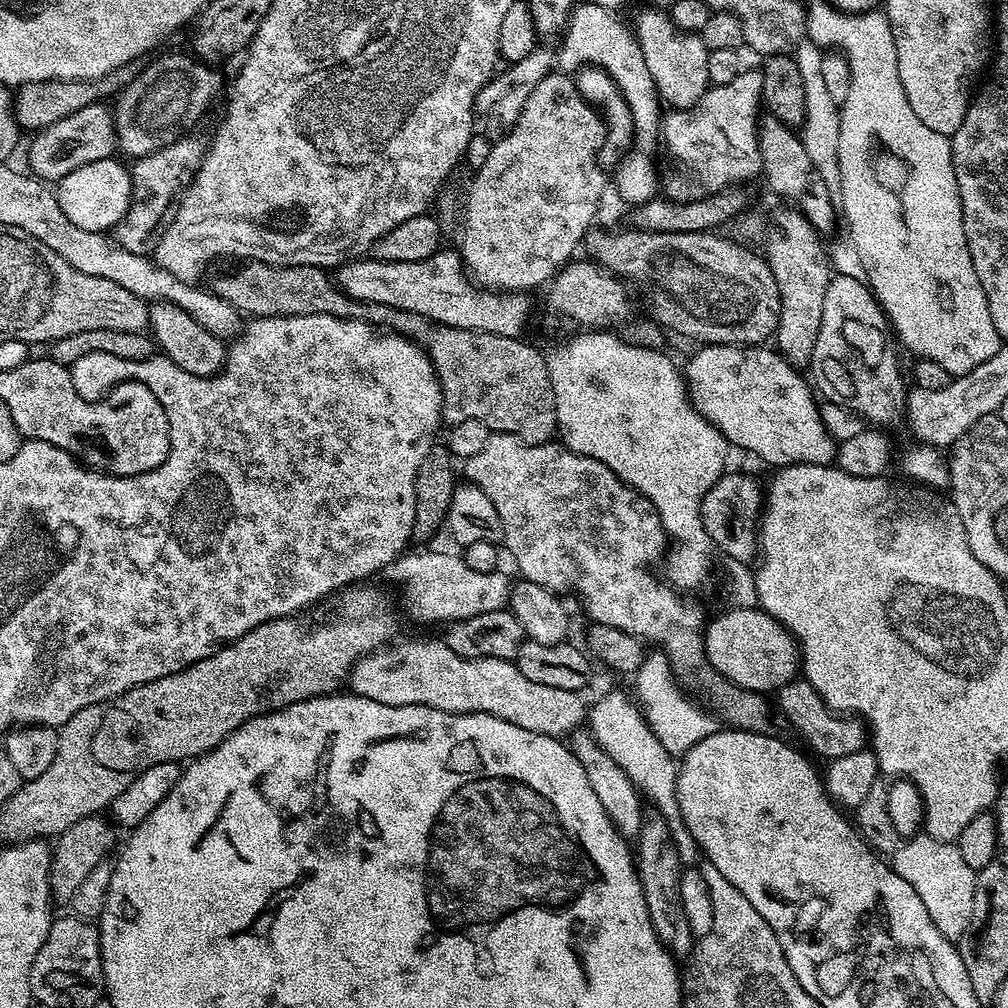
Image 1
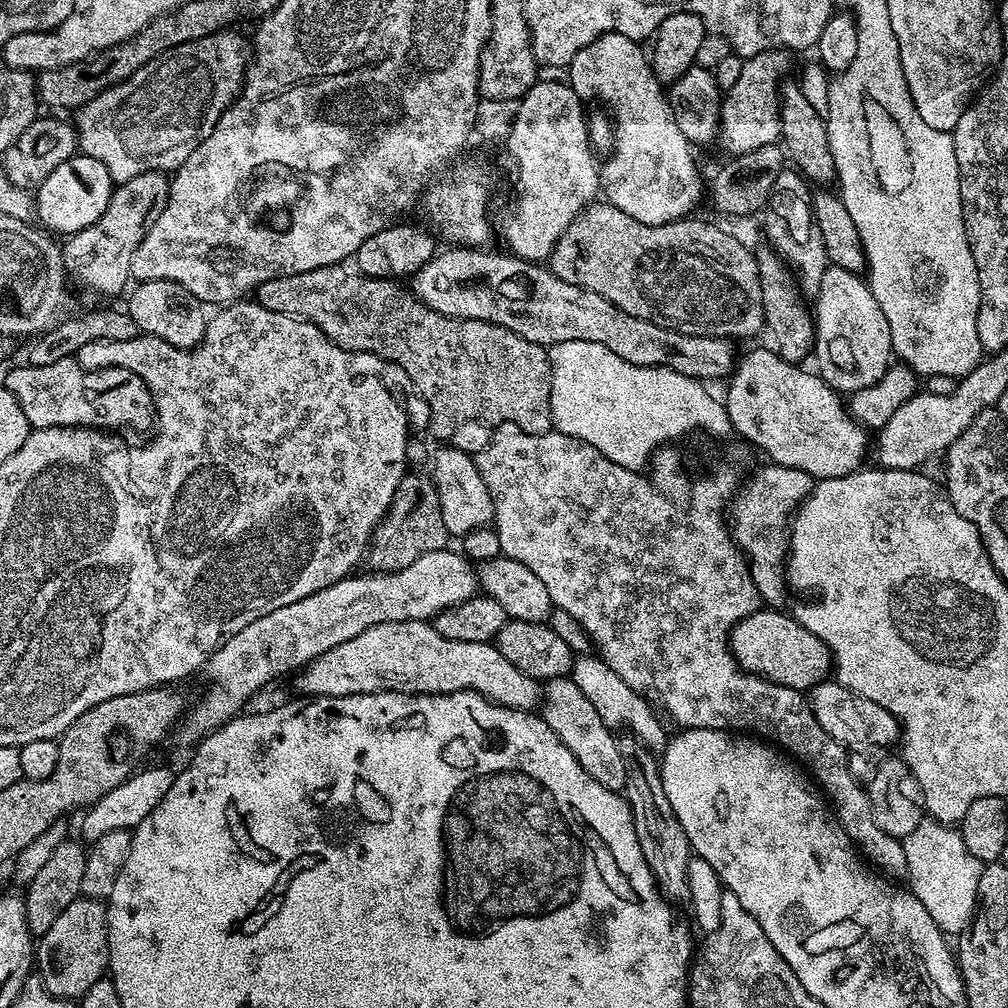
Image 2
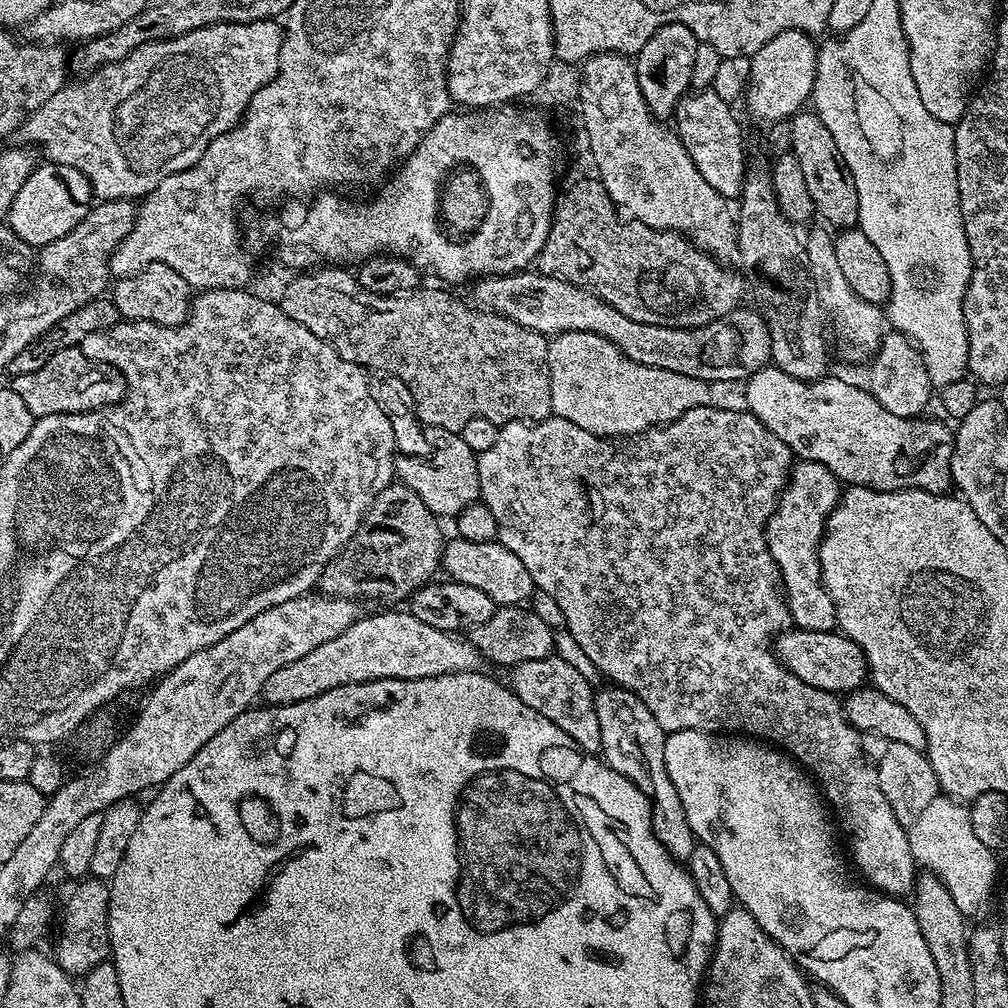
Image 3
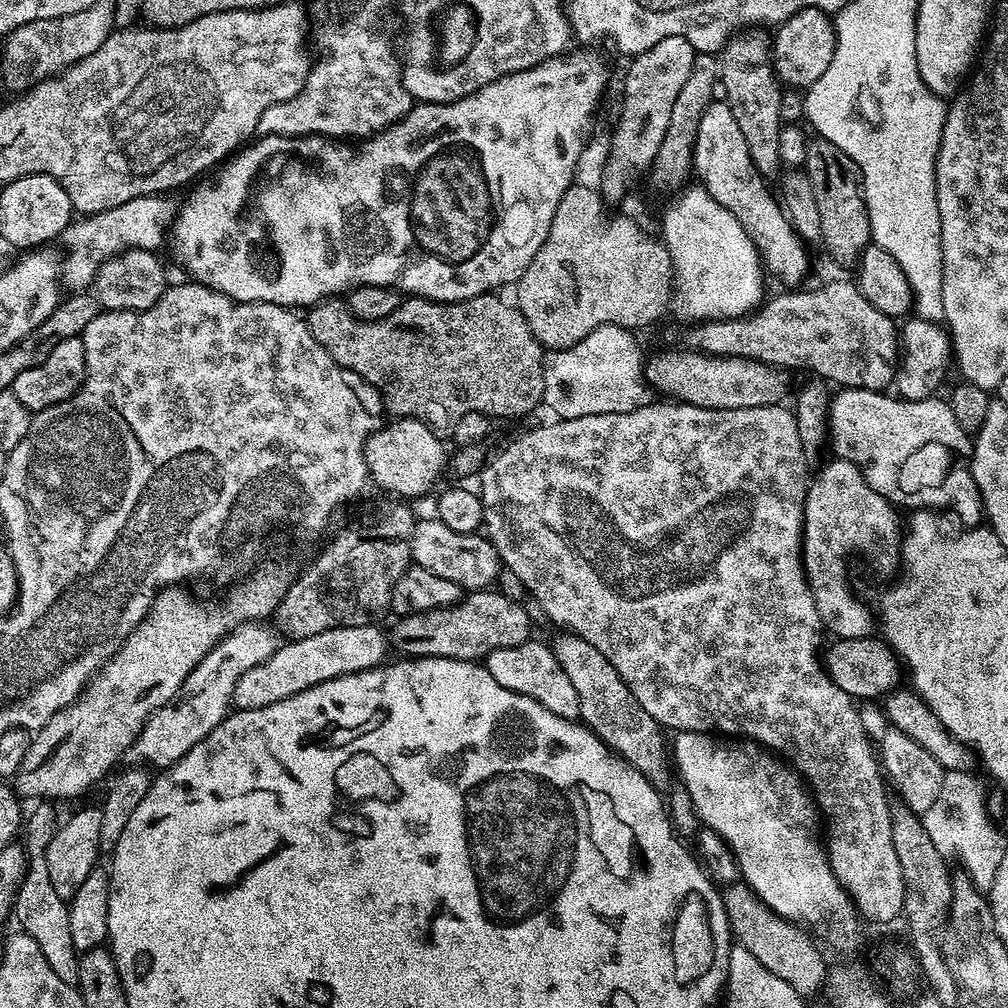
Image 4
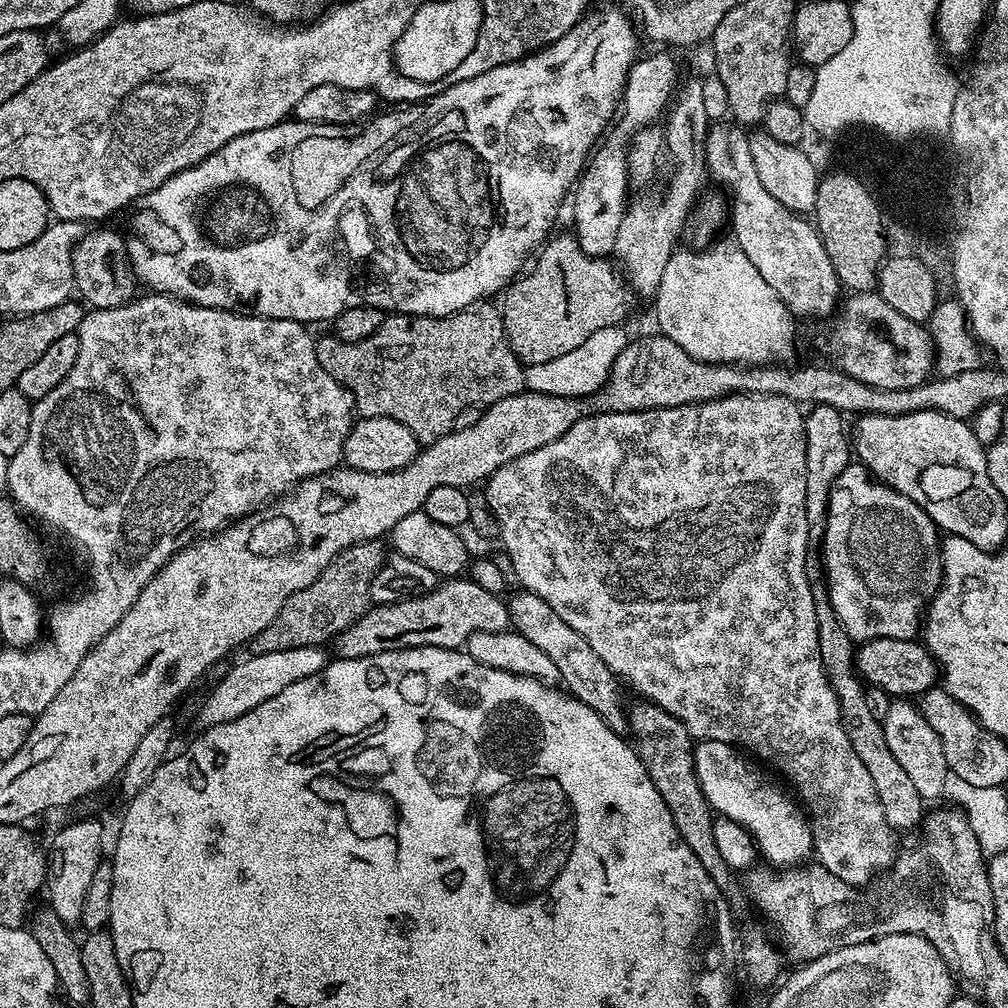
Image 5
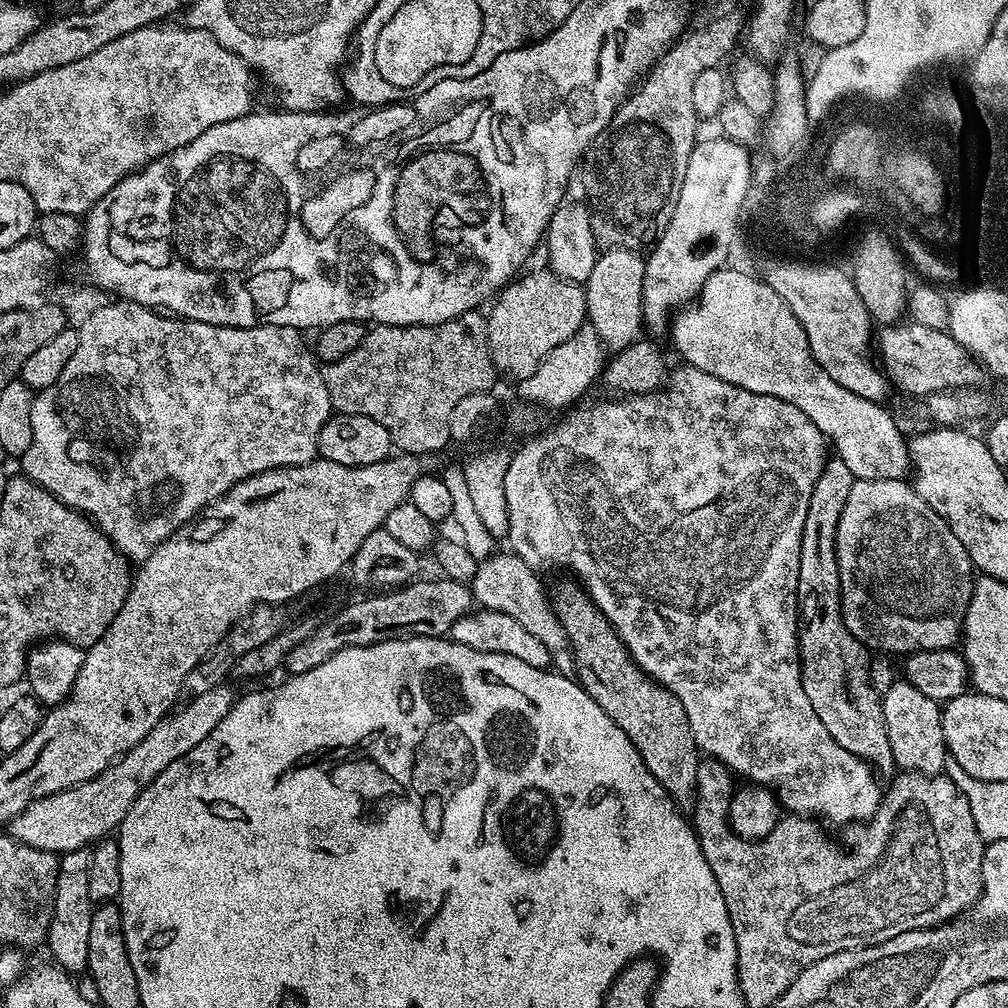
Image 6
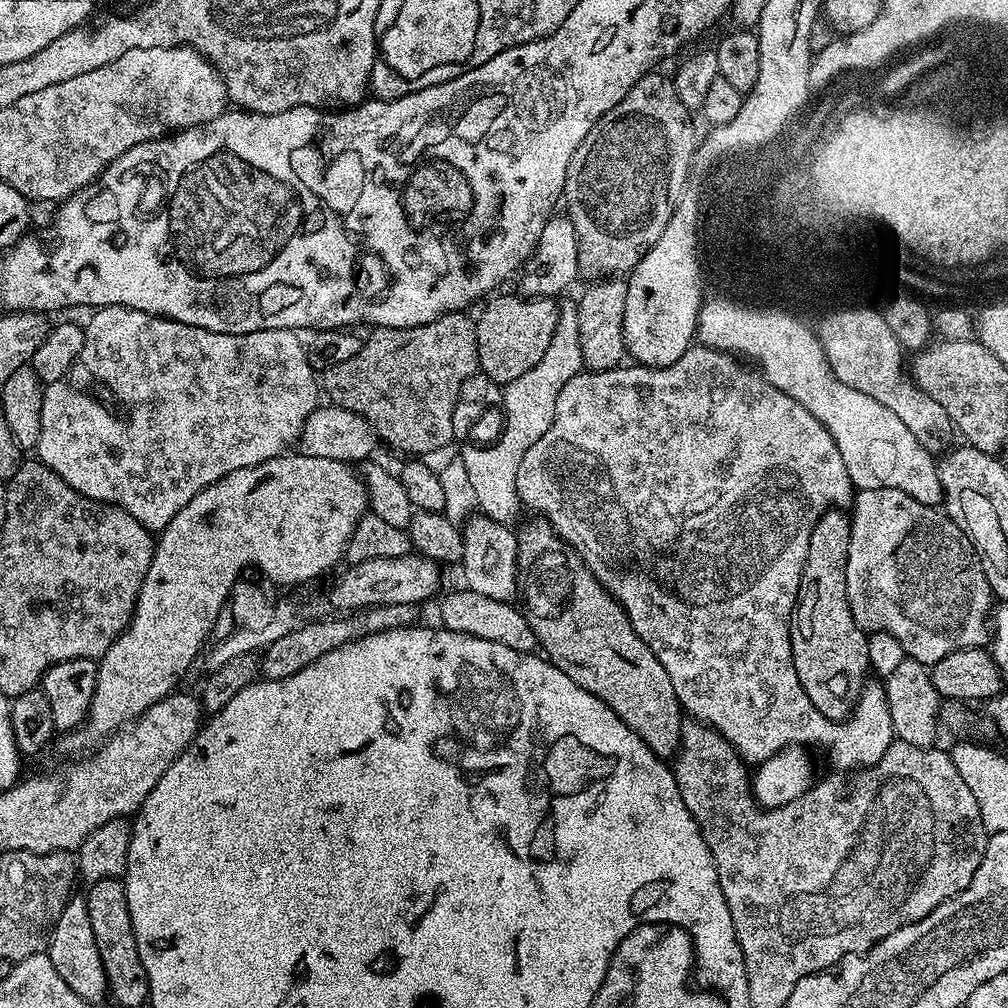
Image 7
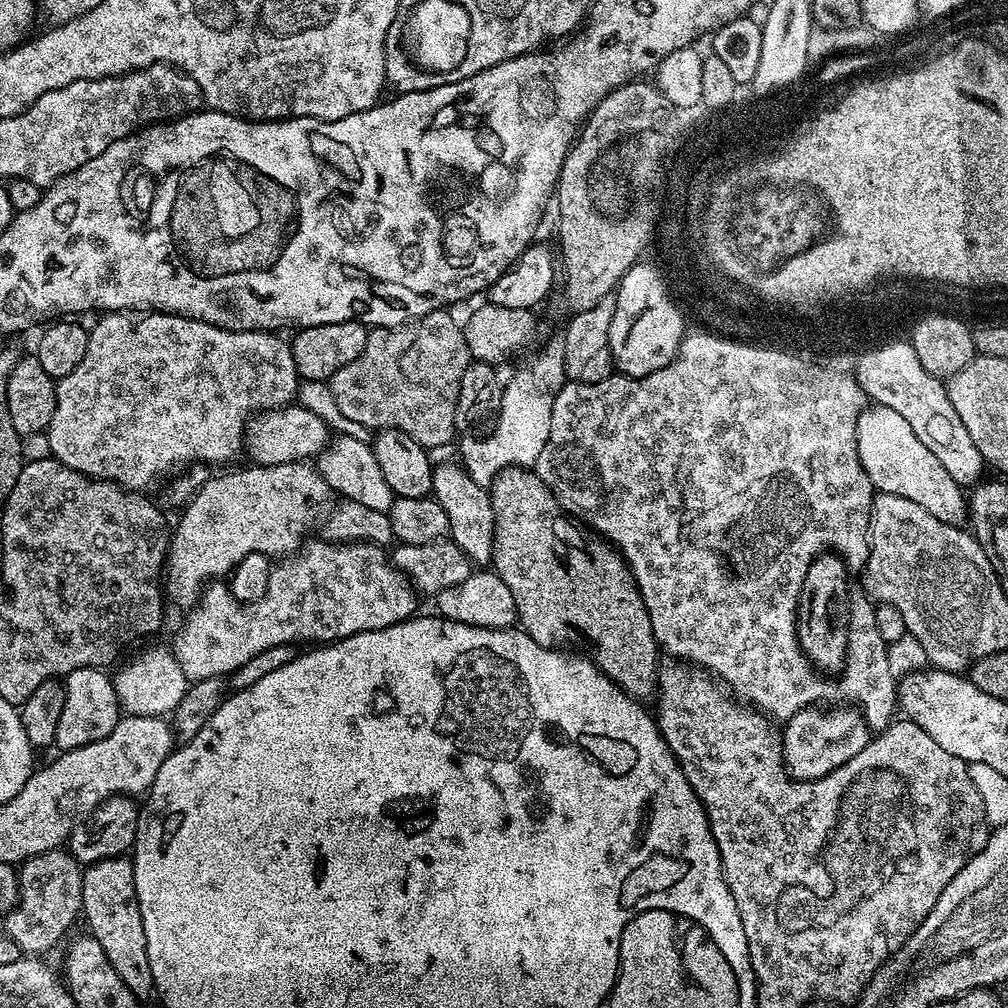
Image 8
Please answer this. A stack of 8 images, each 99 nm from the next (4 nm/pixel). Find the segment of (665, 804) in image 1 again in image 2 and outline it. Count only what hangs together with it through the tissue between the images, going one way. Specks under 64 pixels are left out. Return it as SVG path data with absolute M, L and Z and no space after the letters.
M577 655L572 661L570 679L578 686L578 690L582 690L582 694L586 694L586 698L590 698L594 710L598 710L599 717L602 722L606 722L608 728L619 730L625 724L645 748L656 754L663 753L670 736L669 733L664 733L664 728L656 717L657 709L639 692L626 686L626 682L622 682L622 678L618 678L618 674L614 674L614 670L610 670L610 666L606 666L599 655Z

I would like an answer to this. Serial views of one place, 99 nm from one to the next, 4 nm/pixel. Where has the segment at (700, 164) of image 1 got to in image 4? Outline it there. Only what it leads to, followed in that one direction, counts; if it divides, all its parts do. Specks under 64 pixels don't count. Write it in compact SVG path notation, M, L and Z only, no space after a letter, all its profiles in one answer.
M807 8L794 14L775 29L776 40L771 41L772 67L781 85L792 90L806 90L830 66L830 58L834 58L836 49L836 25L829 13L817 8Z

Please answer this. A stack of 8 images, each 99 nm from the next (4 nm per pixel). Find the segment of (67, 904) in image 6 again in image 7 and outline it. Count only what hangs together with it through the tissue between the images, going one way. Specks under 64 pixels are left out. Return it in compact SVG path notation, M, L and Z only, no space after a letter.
M73 895L68 905L62 910L57 925L54 926L52 941L46 955L54 962L54 970L90 1006L100 1004L109 995L106 982L106 970L102 970L102 954L98 954L98 942L94 942L94 930L90 930L90 910L83 895Z

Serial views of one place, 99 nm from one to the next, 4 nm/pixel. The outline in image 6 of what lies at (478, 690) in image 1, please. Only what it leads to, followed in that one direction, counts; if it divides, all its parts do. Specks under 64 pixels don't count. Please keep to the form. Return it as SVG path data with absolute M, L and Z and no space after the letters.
M227 683L214 686L214 690L206 694L191 697L185 708L163 716L158 726L154 726L154 730L150 730L138 746L92 780L30 802L30 806L26 806L26 810L22 810L22 814L15 816L7 825L7 835L28 847L63 854L88 848L115 833L141 792L149 788L172 762L190 754L190 750L194 750L194 746L205 740L210 730L226 718L234 703L234 695L228 687Z

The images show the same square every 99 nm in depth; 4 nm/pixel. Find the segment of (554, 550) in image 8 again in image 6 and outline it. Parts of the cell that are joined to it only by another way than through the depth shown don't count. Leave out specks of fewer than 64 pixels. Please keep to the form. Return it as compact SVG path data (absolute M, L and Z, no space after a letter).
M579 583L560 584L556 593L550 596L550 607L556 615L556 620L563 626L564 633L568 636L568 647L572 649L574 661L574 676L580 685L606 710L606 714L634 742L642 762L646 762L646 770L658 778L658 782L668 791L669 796L677 805L691 805L696 795L696 767L699 764L698 749L694 742L694 734L690 730L690 718L686 718L686 710L682 710L682 702L670 694L670 690L642 671L628 653L628 648L622 638L613 630L612 623L596 608L596 603L588 597L587 592Z

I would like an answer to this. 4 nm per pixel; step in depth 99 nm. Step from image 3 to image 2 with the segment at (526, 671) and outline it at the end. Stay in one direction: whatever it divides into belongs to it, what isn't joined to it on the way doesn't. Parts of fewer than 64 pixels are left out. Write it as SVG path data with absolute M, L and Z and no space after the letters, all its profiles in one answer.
M568 676L547 681L542 688L542 715L545 722L562 738L566 750L578 758L578 766L594 778L594 782L602 782L606 790L623 793L628 783L628 761L625 757L621 741L616 741L613 729L602 722L598 710L590 703L590 698L578 690L578 686Z

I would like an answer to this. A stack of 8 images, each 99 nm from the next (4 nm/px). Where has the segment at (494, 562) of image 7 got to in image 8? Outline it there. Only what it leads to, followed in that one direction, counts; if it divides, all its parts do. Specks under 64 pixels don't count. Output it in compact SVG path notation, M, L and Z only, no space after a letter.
M437 463L432 470L432 496L445 510L449 522L448 536L473 565L488 566L494 550L494 506L492 493L485 485L476 484L459 463Z

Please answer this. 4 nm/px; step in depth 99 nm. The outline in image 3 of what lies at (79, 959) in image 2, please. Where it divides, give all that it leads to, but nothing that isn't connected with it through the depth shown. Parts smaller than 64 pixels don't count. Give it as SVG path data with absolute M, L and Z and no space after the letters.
M84 878L68 896L64 904L64 917L59 917L60 933L56 936L56 965L73 978L82 978L94 966L105 963L112 951L108 933L108 915L110 914L109 885L95 878Z

